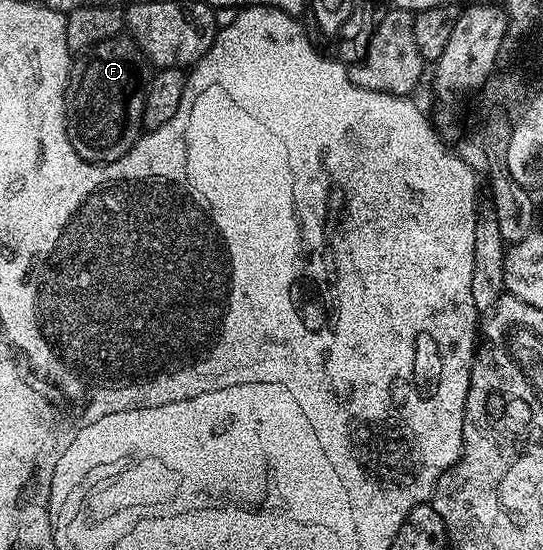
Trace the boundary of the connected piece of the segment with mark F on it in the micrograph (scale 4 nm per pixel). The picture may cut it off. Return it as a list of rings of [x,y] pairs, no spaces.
[[[130,36],[101,40],[72,61],[71,74],[67,78],[67,135],[83,159],[100,164],[115,162],[135,147],[145,130],[142,114],[145,112],[148,81],[149,63]]]

